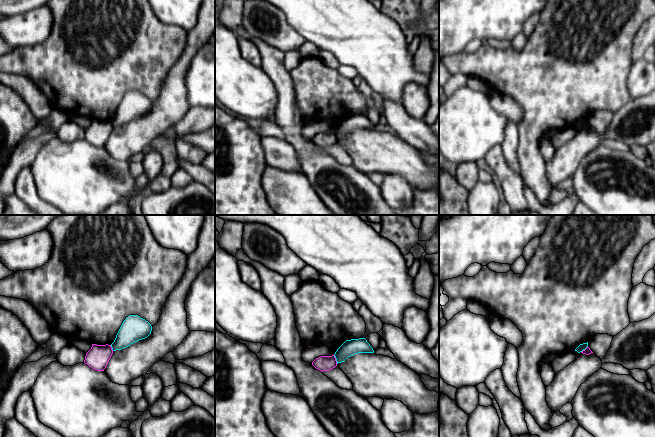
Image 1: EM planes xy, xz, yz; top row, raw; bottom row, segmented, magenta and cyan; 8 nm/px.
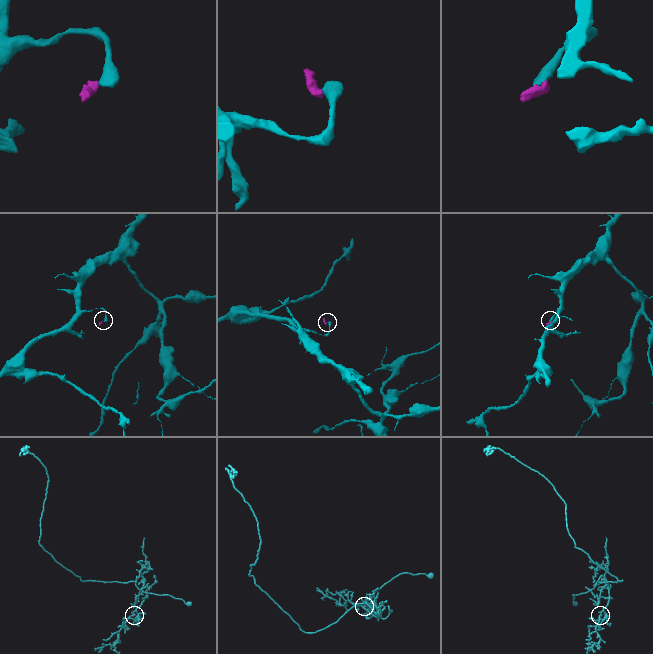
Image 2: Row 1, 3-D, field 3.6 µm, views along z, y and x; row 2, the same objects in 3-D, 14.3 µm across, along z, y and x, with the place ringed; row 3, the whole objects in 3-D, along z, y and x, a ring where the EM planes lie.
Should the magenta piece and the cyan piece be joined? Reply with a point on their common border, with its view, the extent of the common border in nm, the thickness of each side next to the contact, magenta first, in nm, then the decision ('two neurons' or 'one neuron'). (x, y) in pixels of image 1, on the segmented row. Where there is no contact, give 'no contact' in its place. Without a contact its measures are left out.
xz (335, 359) | 80 nm | 130/130 nm | two neurons

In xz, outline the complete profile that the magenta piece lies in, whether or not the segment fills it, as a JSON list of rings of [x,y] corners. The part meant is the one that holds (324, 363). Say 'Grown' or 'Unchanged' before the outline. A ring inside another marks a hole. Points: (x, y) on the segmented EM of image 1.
Unchanged. [[[334,355],[332,356],[321,356],[316,358],[313,362],[312,365],[320,370],[321,372],[323,371],[329,371],[337,366],[337,361]]]

